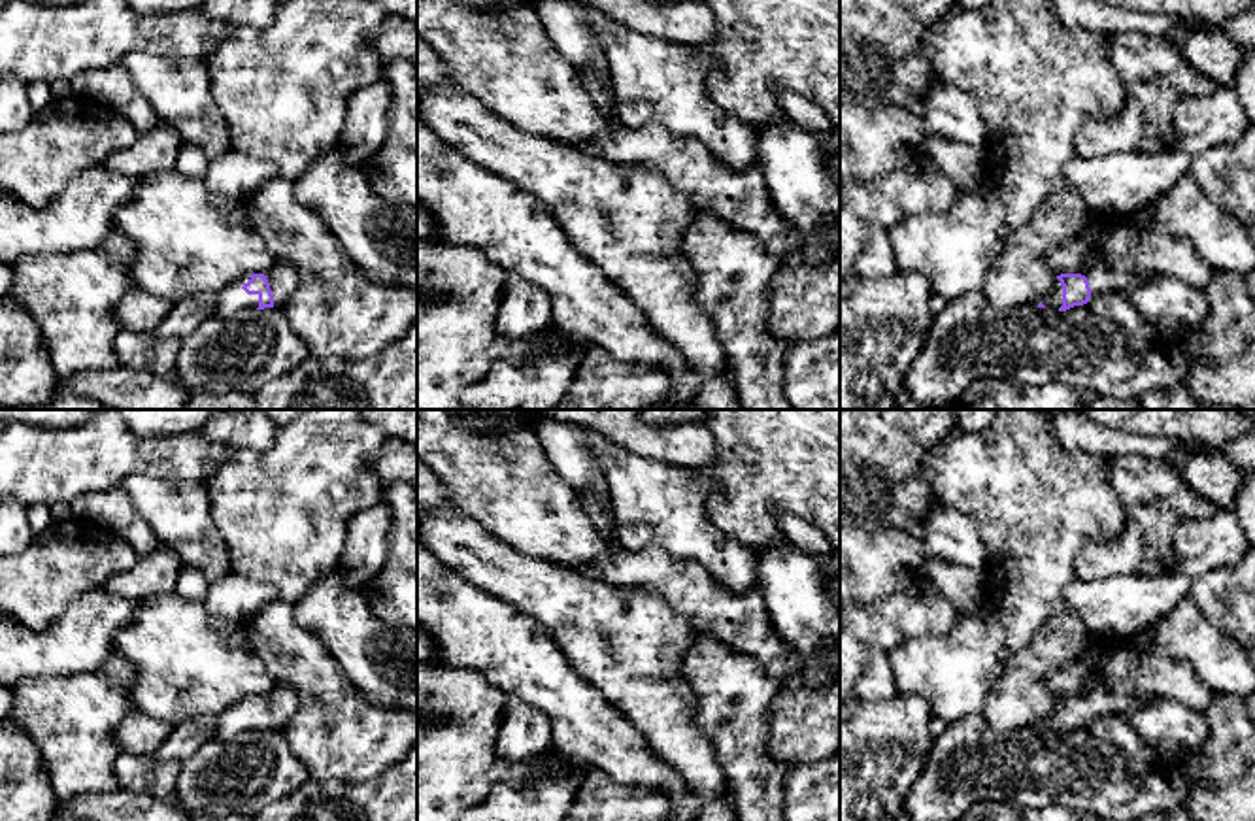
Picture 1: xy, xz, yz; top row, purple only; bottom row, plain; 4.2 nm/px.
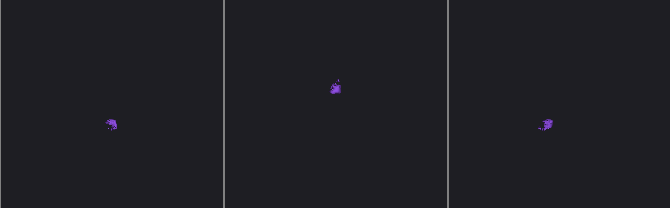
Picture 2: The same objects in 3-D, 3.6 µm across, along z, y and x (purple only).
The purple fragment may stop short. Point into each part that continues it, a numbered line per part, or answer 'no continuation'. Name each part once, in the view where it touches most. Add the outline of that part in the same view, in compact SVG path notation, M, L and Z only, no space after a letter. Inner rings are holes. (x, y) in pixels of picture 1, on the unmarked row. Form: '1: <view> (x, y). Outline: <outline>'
1: xy (284, 703). Outline: M274 685L264 698L274 717L274 730L283 730L298 710L298 695L289 685Z
2: xy (233, 721). Outline: M243 698L215 715L215 738L228 740L245 732L259 730L259 717L247 717L242 712L249 702L251 698Z

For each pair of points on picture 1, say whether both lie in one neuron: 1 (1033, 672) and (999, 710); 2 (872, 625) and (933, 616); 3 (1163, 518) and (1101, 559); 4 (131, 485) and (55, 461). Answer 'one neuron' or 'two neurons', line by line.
1: one neuron
2: one neuron
3: one neuron
4: two neurons

